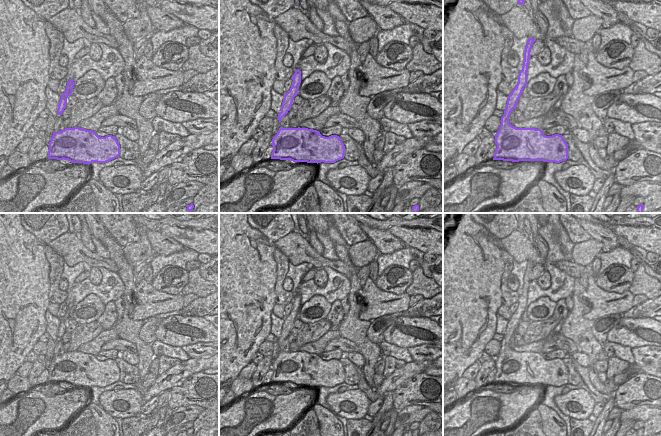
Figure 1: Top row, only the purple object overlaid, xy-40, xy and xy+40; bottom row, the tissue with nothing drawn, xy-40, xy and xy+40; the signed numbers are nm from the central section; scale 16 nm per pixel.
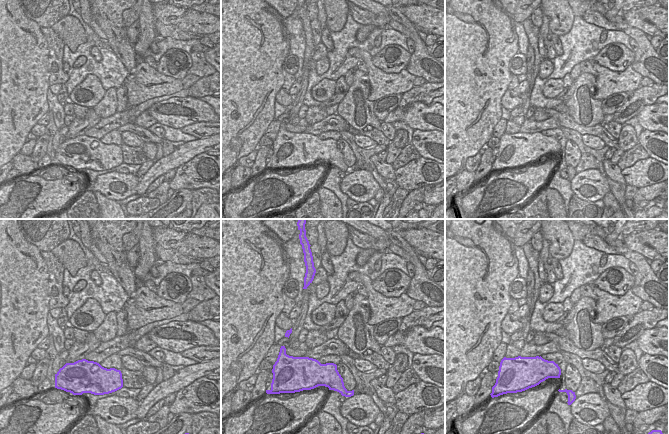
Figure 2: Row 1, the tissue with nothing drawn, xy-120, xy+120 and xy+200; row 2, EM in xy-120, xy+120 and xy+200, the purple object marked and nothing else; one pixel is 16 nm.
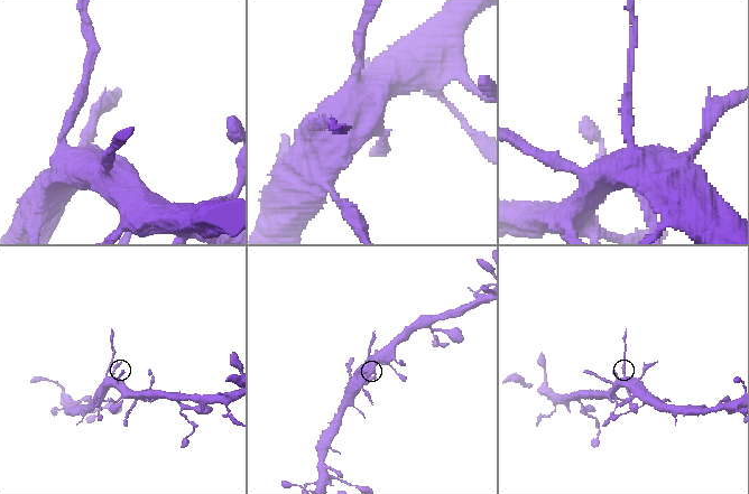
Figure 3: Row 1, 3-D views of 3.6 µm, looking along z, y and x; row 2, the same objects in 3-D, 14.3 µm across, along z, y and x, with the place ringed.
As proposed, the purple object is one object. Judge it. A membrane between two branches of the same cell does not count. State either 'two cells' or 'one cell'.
two cells

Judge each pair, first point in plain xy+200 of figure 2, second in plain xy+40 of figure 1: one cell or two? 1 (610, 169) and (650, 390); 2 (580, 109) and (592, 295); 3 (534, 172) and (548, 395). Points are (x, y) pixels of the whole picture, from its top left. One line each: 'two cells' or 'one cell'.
1: two cells
2: two cells
3: two cells

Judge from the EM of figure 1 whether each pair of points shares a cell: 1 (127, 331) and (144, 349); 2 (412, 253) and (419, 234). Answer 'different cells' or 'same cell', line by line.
1: same cell
2: different cells

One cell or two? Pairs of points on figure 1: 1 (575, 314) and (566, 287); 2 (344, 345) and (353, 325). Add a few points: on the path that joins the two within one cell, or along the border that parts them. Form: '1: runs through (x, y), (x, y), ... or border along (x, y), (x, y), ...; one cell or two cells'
1: border along (575, 278), (572, 293); two cells
2: border along (341, 336), (351, 340), (360, 351); two cells

